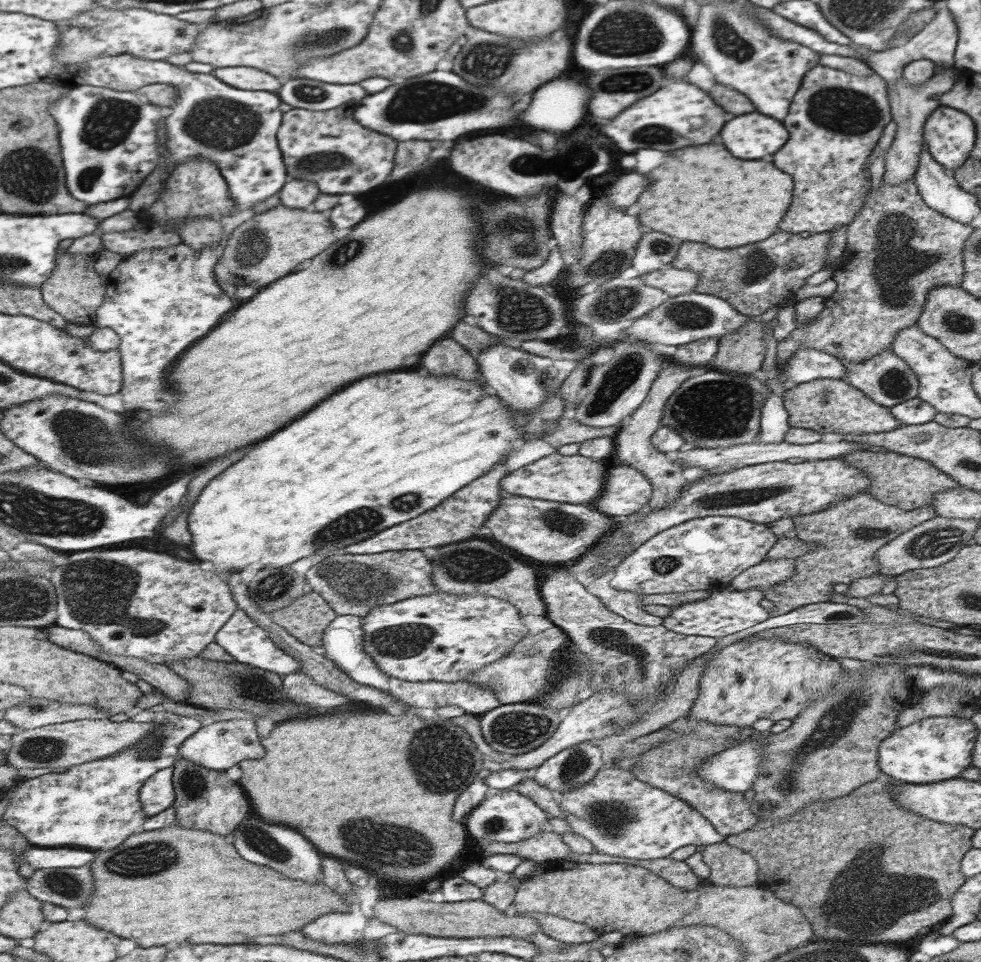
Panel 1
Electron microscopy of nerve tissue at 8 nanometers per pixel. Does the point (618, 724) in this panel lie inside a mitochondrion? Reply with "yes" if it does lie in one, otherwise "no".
yes

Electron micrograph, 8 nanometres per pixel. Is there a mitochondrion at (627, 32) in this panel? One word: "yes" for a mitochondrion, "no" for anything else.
yes

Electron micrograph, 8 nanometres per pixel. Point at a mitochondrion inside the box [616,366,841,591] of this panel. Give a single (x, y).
(715, 409)

